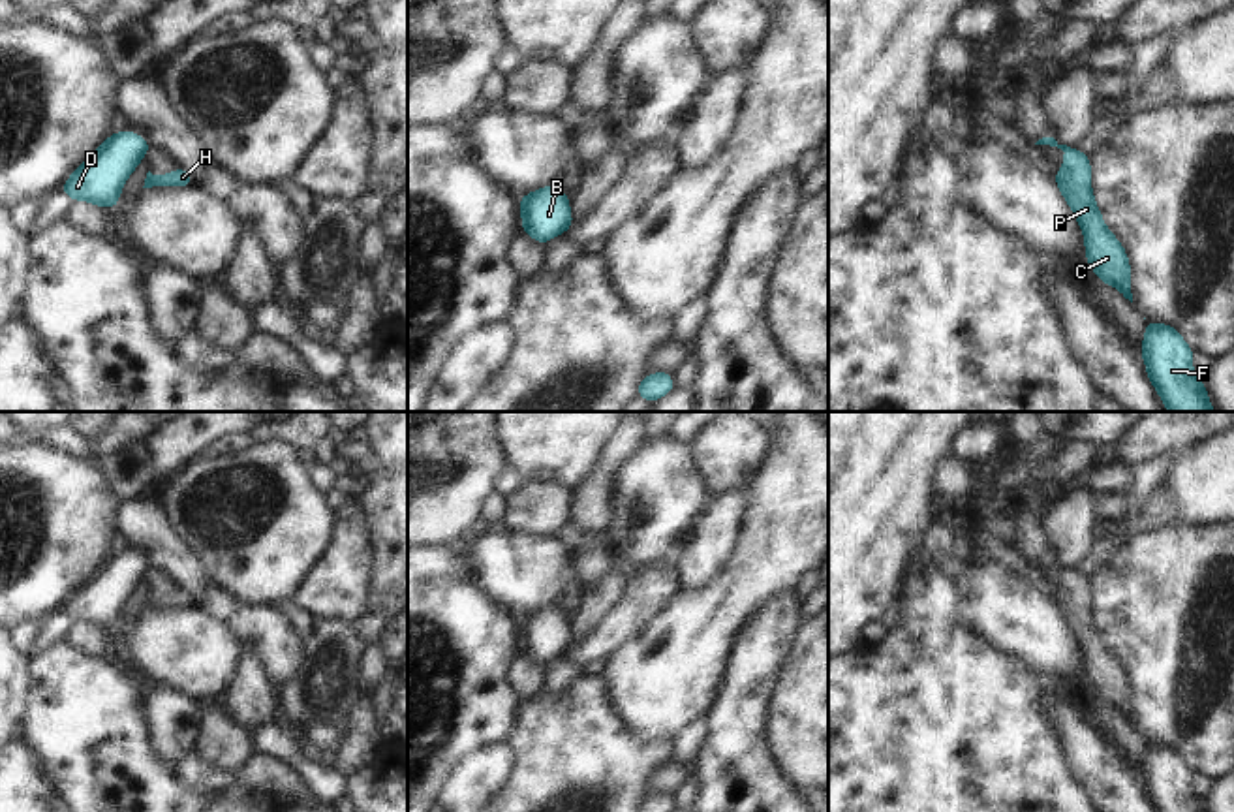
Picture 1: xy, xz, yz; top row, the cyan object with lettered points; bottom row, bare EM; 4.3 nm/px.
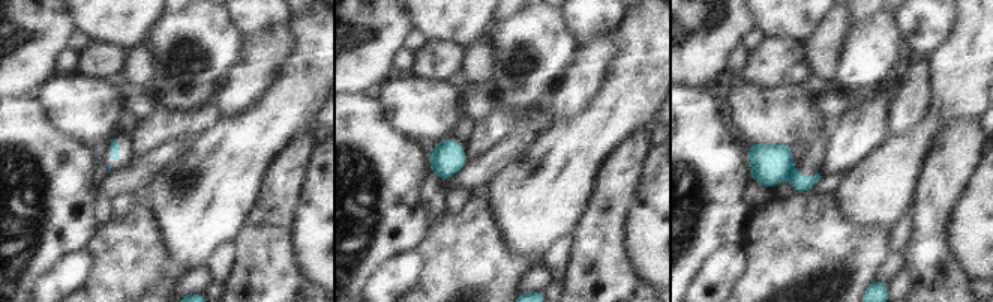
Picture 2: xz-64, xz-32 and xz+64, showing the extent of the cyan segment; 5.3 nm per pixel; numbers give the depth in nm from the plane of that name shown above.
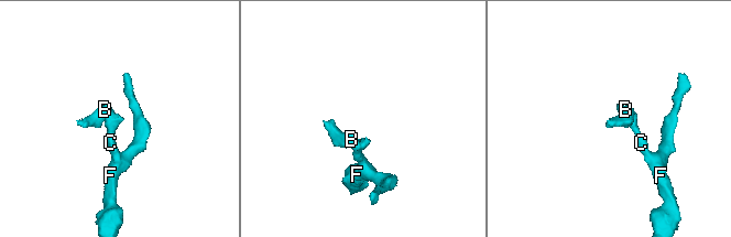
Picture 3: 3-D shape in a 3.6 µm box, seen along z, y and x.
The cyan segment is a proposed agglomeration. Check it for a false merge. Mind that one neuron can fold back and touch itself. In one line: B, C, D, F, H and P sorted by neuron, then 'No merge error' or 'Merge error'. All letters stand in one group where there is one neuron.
Groups: B D / C F H P. Merge error.

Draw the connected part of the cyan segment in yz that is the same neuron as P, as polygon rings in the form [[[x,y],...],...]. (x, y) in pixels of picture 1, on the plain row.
[[[1067,566],[1056,568],[1067,575],[1067,583],[1054,600],[1082,647],[1087,684],[1099,701],[1116,707],[1119,714],[1133,724],[1127,675],[1104,647],[1093,622],[1089,577]]]

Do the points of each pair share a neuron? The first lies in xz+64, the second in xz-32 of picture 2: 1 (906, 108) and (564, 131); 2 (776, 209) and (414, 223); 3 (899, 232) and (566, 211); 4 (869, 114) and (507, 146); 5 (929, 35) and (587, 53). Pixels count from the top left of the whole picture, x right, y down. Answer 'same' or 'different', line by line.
1: different
2: different
3: different
4: same
5: different

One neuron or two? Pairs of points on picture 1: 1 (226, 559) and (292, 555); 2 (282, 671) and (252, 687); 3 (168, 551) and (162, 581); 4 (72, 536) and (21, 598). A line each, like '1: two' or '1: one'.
1: one
2: two
3: two
4: one

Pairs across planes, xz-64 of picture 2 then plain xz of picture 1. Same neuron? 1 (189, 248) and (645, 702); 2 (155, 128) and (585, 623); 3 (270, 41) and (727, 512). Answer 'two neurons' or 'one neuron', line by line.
1: one neuron
2: one neuron
3: one neuron

